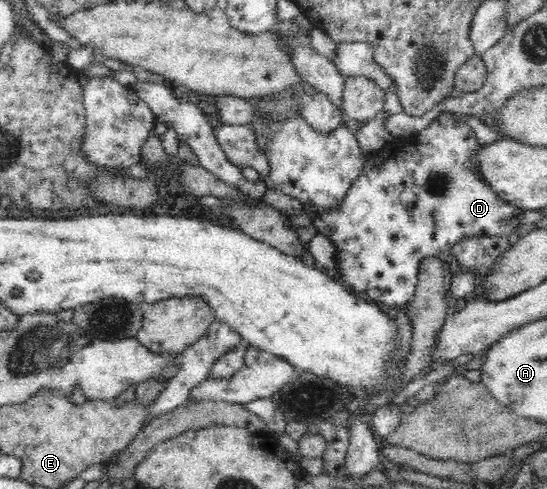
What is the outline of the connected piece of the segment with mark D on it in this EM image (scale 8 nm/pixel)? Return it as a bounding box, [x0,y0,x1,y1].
[312,111,526,308]

